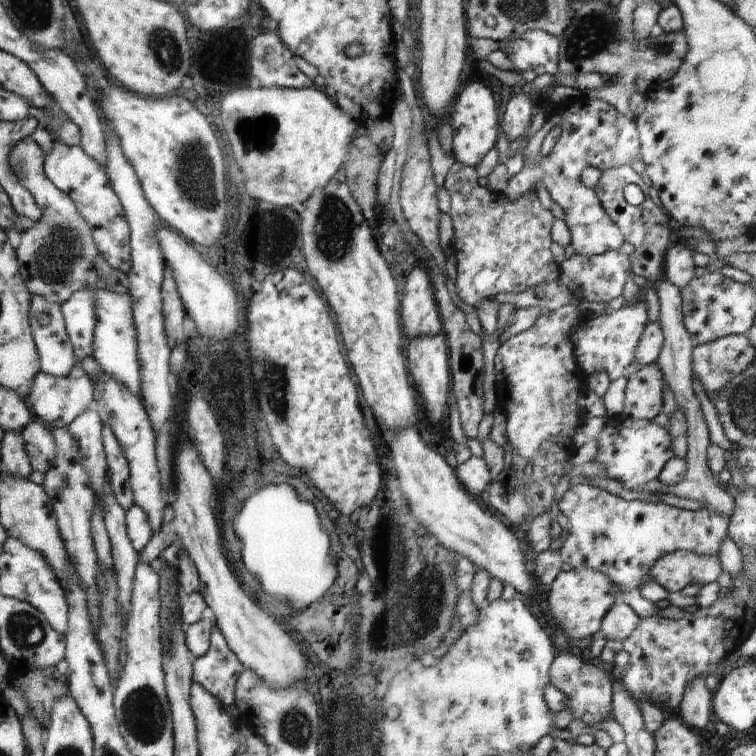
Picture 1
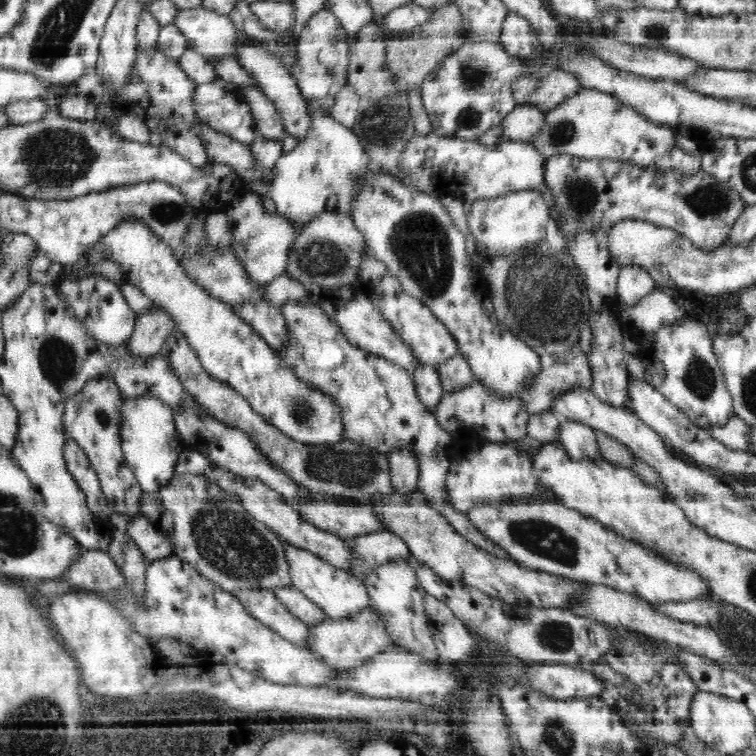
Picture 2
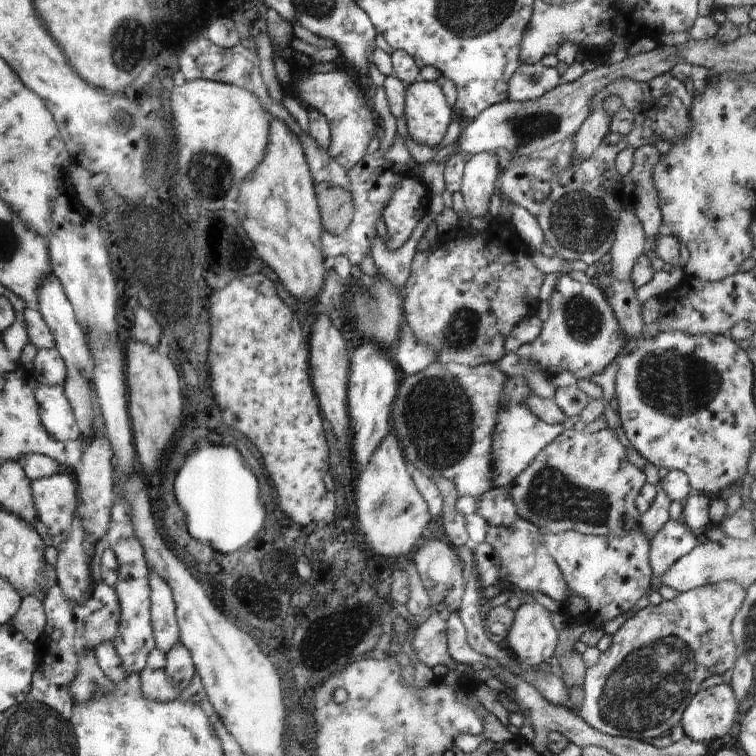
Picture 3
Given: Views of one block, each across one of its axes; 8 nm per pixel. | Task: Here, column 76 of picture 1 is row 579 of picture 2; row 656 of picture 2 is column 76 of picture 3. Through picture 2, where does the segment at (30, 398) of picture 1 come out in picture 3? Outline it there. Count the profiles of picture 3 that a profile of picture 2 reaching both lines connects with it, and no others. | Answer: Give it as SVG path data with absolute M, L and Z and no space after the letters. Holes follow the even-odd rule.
M38 384L35 388L35 399L39 404L44 428L57 441L83 437L79 422L65 397L62 385L49 387Z

